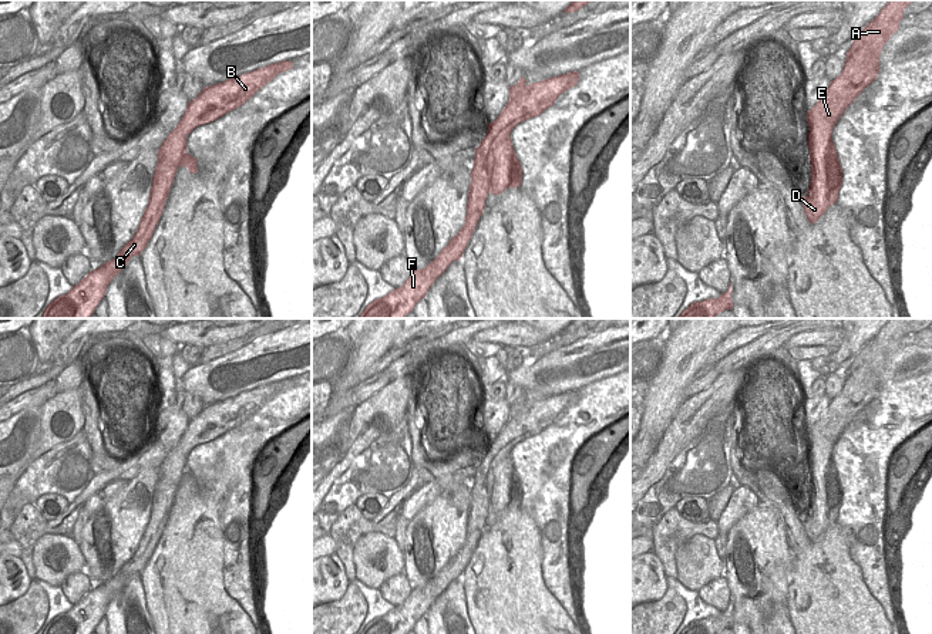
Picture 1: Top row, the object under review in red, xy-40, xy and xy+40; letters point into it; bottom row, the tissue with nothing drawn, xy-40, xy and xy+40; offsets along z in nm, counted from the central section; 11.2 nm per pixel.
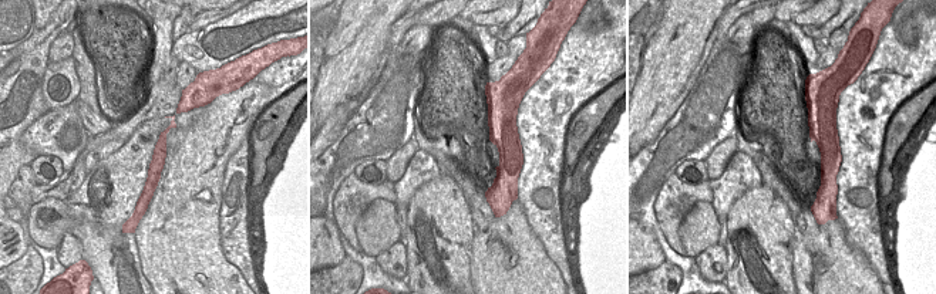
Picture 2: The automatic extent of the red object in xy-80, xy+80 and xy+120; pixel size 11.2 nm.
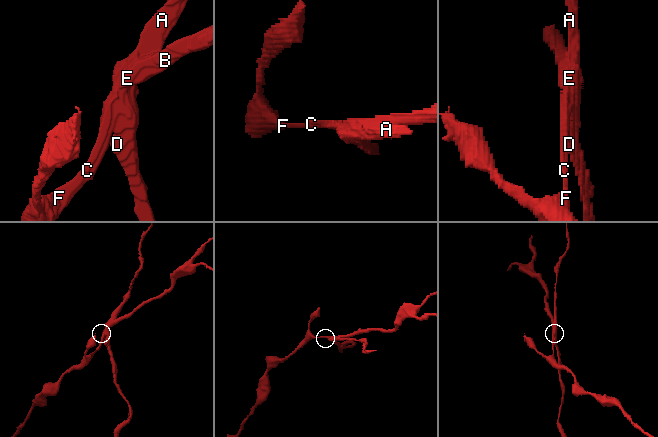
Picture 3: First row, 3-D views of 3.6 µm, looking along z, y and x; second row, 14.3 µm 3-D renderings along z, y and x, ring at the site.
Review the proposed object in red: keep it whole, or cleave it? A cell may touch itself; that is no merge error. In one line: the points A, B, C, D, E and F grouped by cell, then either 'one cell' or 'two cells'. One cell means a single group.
A D E / B C F; two cells

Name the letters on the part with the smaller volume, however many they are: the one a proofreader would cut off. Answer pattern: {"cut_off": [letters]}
{"cut_off": ["A", "D", "E"]}

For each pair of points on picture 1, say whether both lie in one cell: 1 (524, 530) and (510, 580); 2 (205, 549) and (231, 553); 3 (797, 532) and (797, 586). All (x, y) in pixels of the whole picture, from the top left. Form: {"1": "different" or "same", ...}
{"1": "same", "2": "different", "3": "different"}

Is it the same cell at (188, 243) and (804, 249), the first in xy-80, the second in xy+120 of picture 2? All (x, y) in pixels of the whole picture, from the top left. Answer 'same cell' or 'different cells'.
same cell

